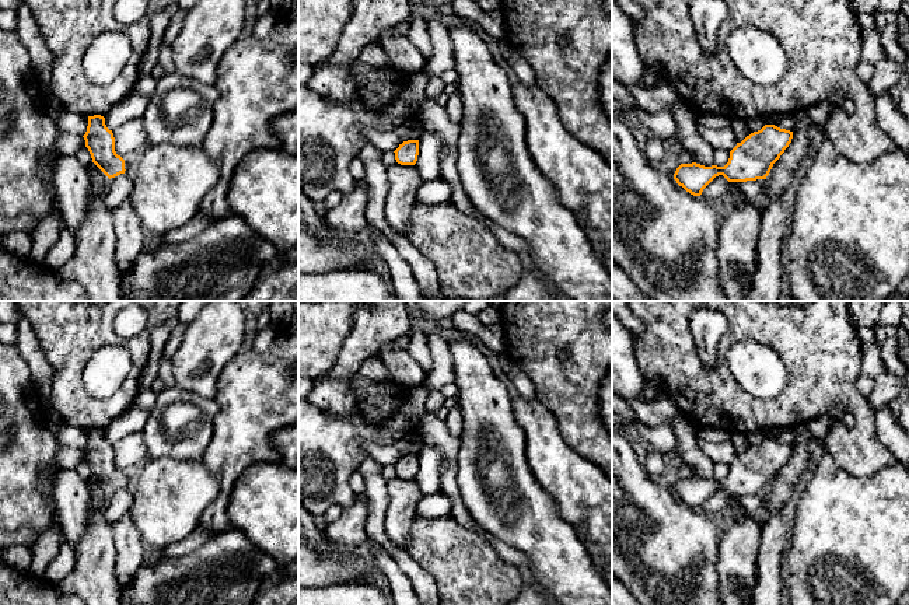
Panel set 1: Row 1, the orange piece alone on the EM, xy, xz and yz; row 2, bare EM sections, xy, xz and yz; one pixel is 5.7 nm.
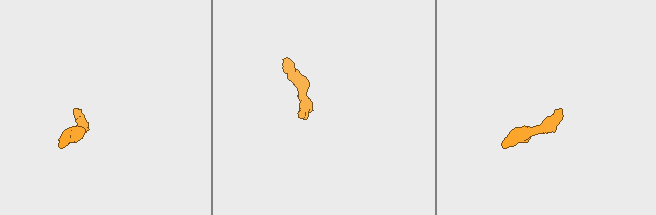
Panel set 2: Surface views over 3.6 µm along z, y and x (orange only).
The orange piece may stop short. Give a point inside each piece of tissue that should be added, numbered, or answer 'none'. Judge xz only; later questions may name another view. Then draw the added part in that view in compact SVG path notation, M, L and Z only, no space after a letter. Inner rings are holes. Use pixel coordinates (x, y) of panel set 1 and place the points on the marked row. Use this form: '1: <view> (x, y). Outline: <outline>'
none

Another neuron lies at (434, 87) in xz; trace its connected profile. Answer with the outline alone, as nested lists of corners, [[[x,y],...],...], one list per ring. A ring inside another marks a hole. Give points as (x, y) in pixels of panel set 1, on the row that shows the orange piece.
[[[431,77],[426,85],[426,95],[430,99],[437,98],[444,91],[444,83],[440,77]]]

